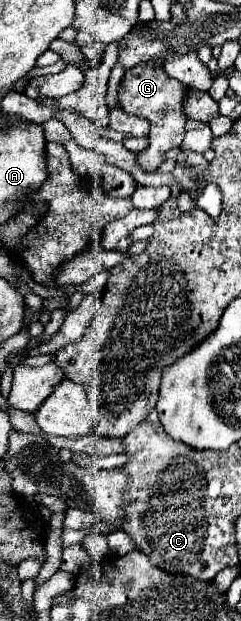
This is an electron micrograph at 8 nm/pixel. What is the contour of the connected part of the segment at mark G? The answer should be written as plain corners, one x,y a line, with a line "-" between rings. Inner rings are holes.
147,62
143,66
135,66
127,70
127,74
121,80
121,92
119,92
119,104
127,114
135,114
141,118
147,118
151,122
149,132
149,146
137,154
137,164
145,172
155,172
157,166
163,160
163,154
171,148
179,148
181,140
185,136
185,114
181,110
181,98
187,92
187,86
181,84
175,78
169,78
163,68
155,66
155,62

